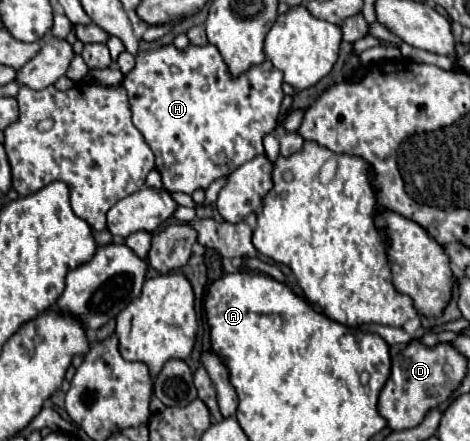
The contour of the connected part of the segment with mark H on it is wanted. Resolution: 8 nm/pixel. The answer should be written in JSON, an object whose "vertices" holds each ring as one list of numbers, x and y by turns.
{"vertices":[[211,44,189,46,185,52,179,52,175,46,139,52,135,68,123,80,133,112,133,124,155,154,155,166,161,172,163,188,167,192,185,194,193,194,197,188,205,190,213,180,229,176,241,164,263,154,263,136,273,132,283,100,281,84,283,74,269,60,249,68,239,78,231,78,219,50]]}

